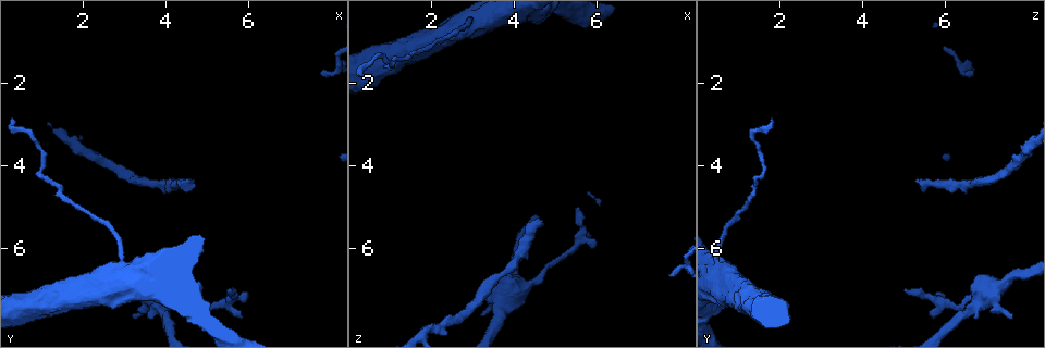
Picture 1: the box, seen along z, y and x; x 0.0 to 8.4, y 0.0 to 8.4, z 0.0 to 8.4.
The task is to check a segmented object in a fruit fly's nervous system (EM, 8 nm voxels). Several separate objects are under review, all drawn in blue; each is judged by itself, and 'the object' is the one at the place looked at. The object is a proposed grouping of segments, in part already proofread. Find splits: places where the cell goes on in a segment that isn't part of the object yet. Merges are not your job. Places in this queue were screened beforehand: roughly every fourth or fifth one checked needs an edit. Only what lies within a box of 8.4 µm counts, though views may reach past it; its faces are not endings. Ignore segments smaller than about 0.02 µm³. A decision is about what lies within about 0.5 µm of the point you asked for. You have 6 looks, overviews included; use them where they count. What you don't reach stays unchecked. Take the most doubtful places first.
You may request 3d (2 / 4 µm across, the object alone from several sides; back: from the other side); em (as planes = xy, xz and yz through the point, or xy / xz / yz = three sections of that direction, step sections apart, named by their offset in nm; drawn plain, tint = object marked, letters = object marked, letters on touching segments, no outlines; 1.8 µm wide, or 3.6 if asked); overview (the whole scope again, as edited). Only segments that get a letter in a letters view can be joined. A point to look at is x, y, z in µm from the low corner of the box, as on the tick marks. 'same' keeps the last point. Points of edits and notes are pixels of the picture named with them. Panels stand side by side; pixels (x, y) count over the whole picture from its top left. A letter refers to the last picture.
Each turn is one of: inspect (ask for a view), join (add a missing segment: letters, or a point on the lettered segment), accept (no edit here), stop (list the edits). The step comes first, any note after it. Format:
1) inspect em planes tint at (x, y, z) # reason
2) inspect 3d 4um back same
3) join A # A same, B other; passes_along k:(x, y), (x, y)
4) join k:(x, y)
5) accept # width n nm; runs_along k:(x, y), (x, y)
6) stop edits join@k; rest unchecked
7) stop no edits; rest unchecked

inspect 3d 2um at (4.70, 4.45, 5.40) # an open end

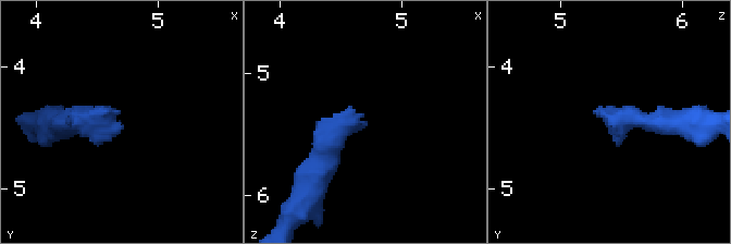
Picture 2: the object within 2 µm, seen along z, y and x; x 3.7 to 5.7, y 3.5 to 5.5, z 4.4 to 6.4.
inspect em xz step 16 letters at (4.74, 4.48, 5.40)

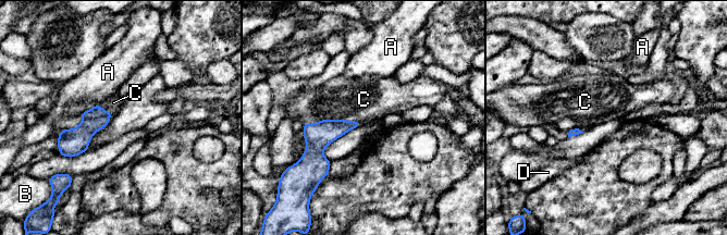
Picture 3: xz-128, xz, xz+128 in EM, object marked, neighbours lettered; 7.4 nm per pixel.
join C # A other, B other, C same, D other; passes_along 3:(318, 136), (332, 120), (358, 99); the cell continues

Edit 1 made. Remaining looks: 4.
inspect overview # redraw

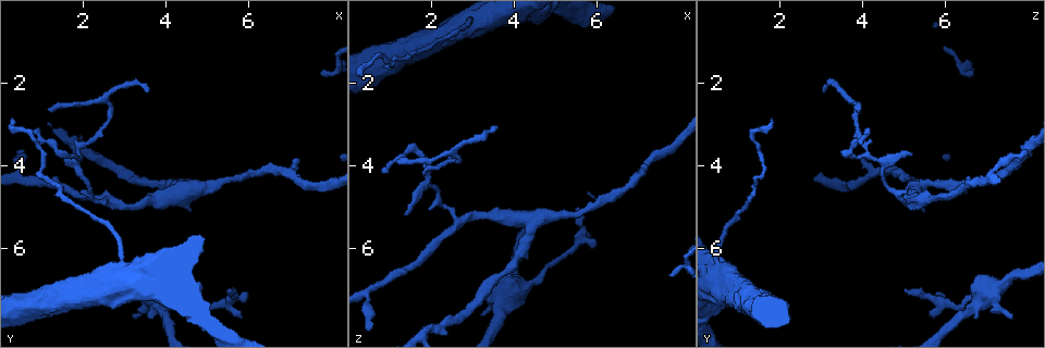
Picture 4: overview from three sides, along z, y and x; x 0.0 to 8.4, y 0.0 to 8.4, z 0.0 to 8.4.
inspect 3d 2um at (5.55, 7.00, 5.05) # tapers out

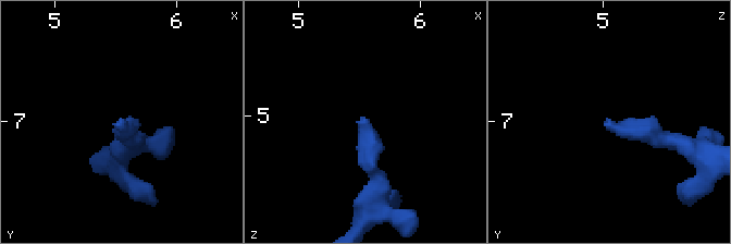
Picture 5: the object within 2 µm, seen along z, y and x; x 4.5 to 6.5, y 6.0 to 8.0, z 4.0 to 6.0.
inspect em xz step 8 tint at (5.52, 6.98, 5.00) # need the tissue

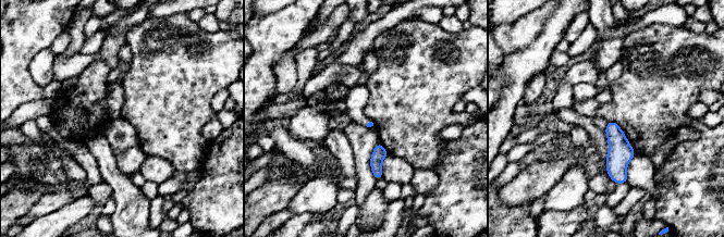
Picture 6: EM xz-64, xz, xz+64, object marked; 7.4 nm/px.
inspect em planes letters same

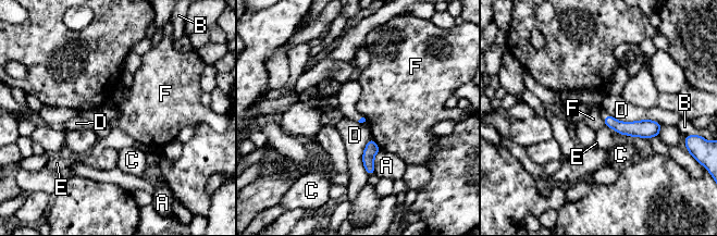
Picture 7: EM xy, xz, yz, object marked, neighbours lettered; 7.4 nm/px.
accept # A other, B other, C other, D other, E other, F other; border 7:(371, 138), (381, 149); no lettered segment goes on from it

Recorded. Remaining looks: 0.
stop edits join@3; rest unchecked

